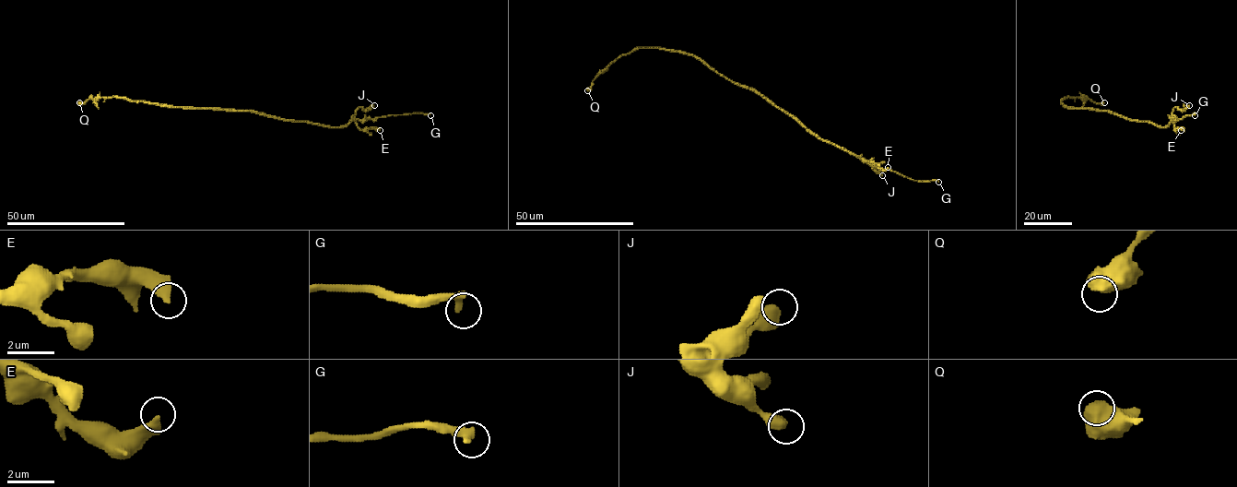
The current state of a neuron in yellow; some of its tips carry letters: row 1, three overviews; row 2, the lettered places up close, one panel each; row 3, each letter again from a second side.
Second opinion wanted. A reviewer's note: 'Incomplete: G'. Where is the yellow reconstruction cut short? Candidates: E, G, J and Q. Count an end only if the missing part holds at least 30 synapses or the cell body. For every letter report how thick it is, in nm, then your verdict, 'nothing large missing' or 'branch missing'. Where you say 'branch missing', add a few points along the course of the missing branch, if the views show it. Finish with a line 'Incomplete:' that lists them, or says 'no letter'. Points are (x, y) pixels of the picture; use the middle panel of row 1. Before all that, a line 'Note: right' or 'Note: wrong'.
Note: wrong
E: 340 nm | nothing large missing
G: 360 nm | nothing large missing
J: 550 nm | nothing large missing
Q: 750 nm | nothing large missing
Incomplete: no letter

